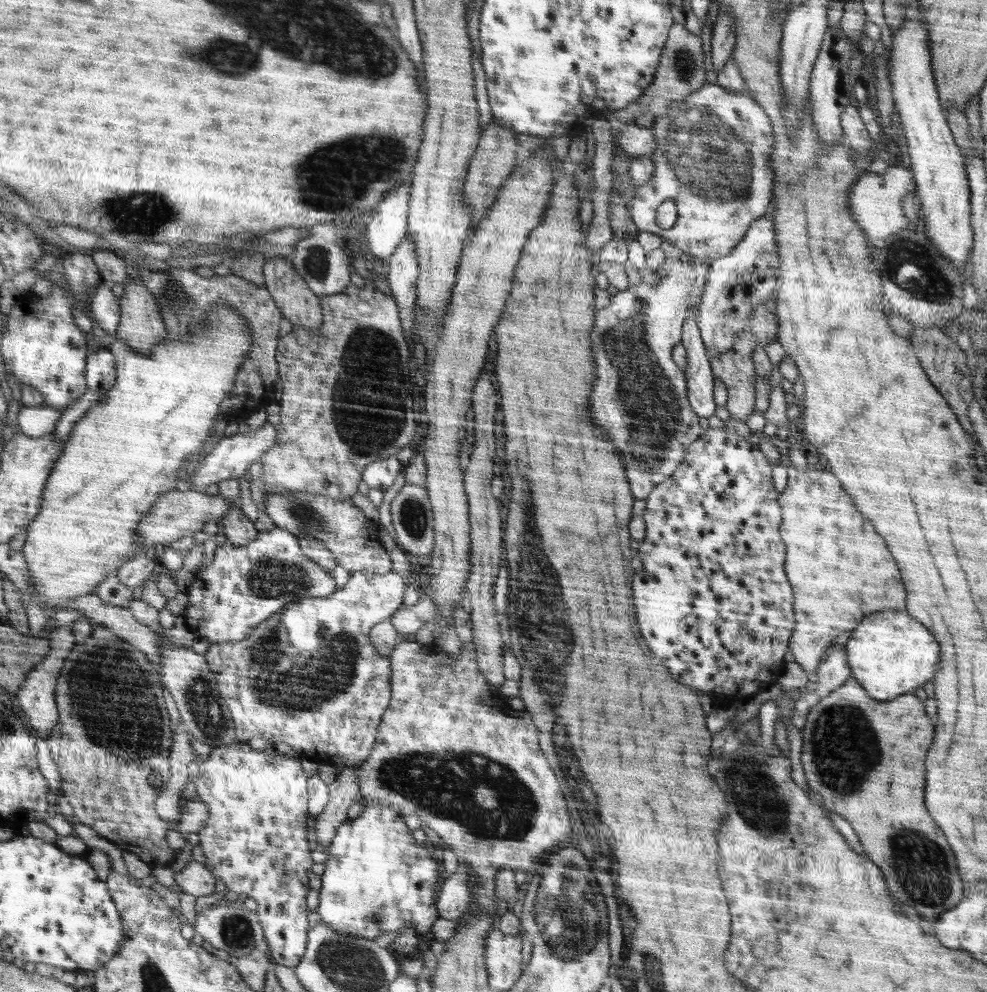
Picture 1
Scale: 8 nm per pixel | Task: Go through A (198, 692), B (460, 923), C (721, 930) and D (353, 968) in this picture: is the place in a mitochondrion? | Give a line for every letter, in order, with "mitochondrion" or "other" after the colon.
A: mitochondrion
B: other
C: other
D: mitochondrion

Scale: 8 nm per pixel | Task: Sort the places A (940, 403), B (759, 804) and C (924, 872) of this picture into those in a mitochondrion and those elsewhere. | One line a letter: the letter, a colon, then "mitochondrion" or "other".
A: other
B: mitochondrion
C: mitochondrion

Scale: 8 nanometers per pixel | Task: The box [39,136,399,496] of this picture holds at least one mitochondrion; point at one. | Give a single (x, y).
(142, 220)

